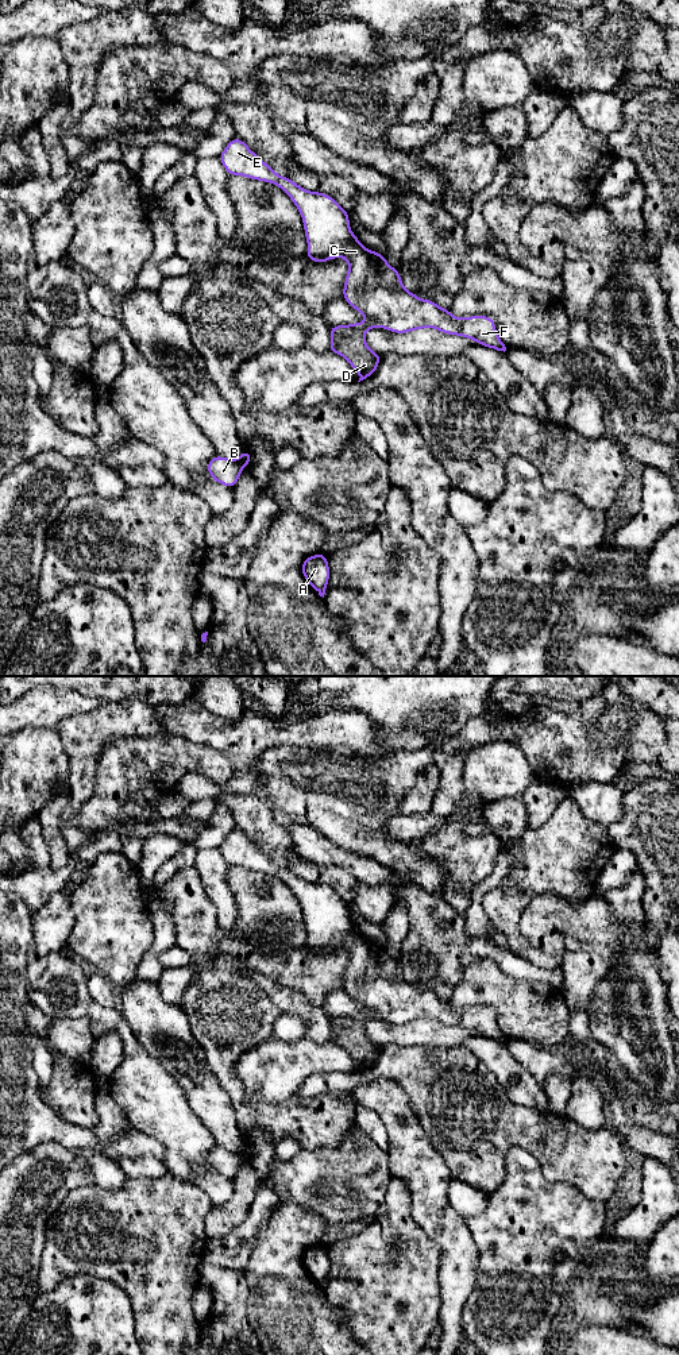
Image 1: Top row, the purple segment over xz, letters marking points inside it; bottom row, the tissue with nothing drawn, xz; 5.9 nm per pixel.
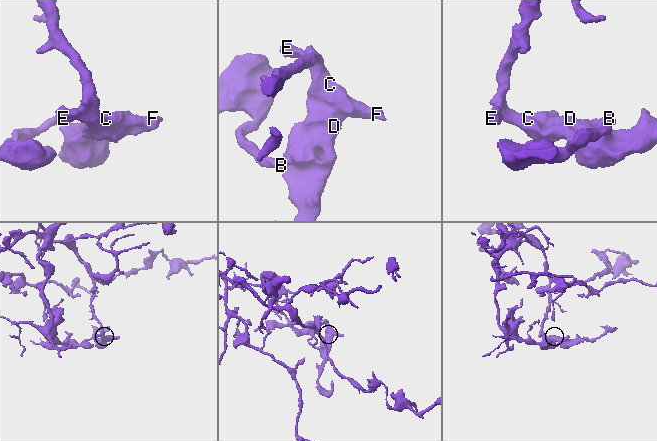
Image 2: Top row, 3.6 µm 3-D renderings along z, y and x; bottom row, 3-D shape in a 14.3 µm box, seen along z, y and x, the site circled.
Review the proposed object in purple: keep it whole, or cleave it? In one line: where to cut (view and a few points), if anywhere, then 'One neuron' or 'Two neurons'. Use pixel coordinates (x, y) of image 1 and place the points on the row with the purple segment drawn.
Split along xz (235, 460), (242, 468). Two neurons

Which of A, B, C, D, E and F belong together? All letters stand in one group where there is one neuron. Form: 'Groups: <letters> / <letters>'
Groups: A C D E F / B

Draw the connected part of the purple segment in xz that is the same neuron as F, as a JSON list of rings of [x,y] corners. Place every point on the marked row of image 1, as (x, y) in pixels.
[[[234,138],[219,157],[229,175],[243,175],[279,186],[302,216],[308,242],[306,256],[325,263],[331,258],[346,258],[348,273],[343,300],[360,312],[367,321],[329,327],[329,352],[342,355],[359,374],[359,381],[373,375],[381,355],[371,351],[364,333],[374,327],[396,333],[435,328],[445,335],[475,340],[497,351],[506,351],[489,316],[455,317],[450,309],[408,292],[400,271],[382,254],[364,248],[350,229],[348,212],[325,193],[309,192],[290,178],[278,175],[258,154],[239,138]]]

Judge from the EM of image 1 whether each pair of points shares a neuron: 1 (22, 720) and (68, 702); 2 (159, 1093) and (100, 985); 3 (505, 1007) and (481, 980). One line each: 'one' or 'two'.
1: one
2: two
3: one

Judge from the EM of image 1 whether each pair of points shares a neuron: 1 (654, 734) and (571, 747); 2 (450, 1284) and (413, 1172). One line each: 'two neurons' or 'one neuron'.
1: one neuron
2: one neuron

